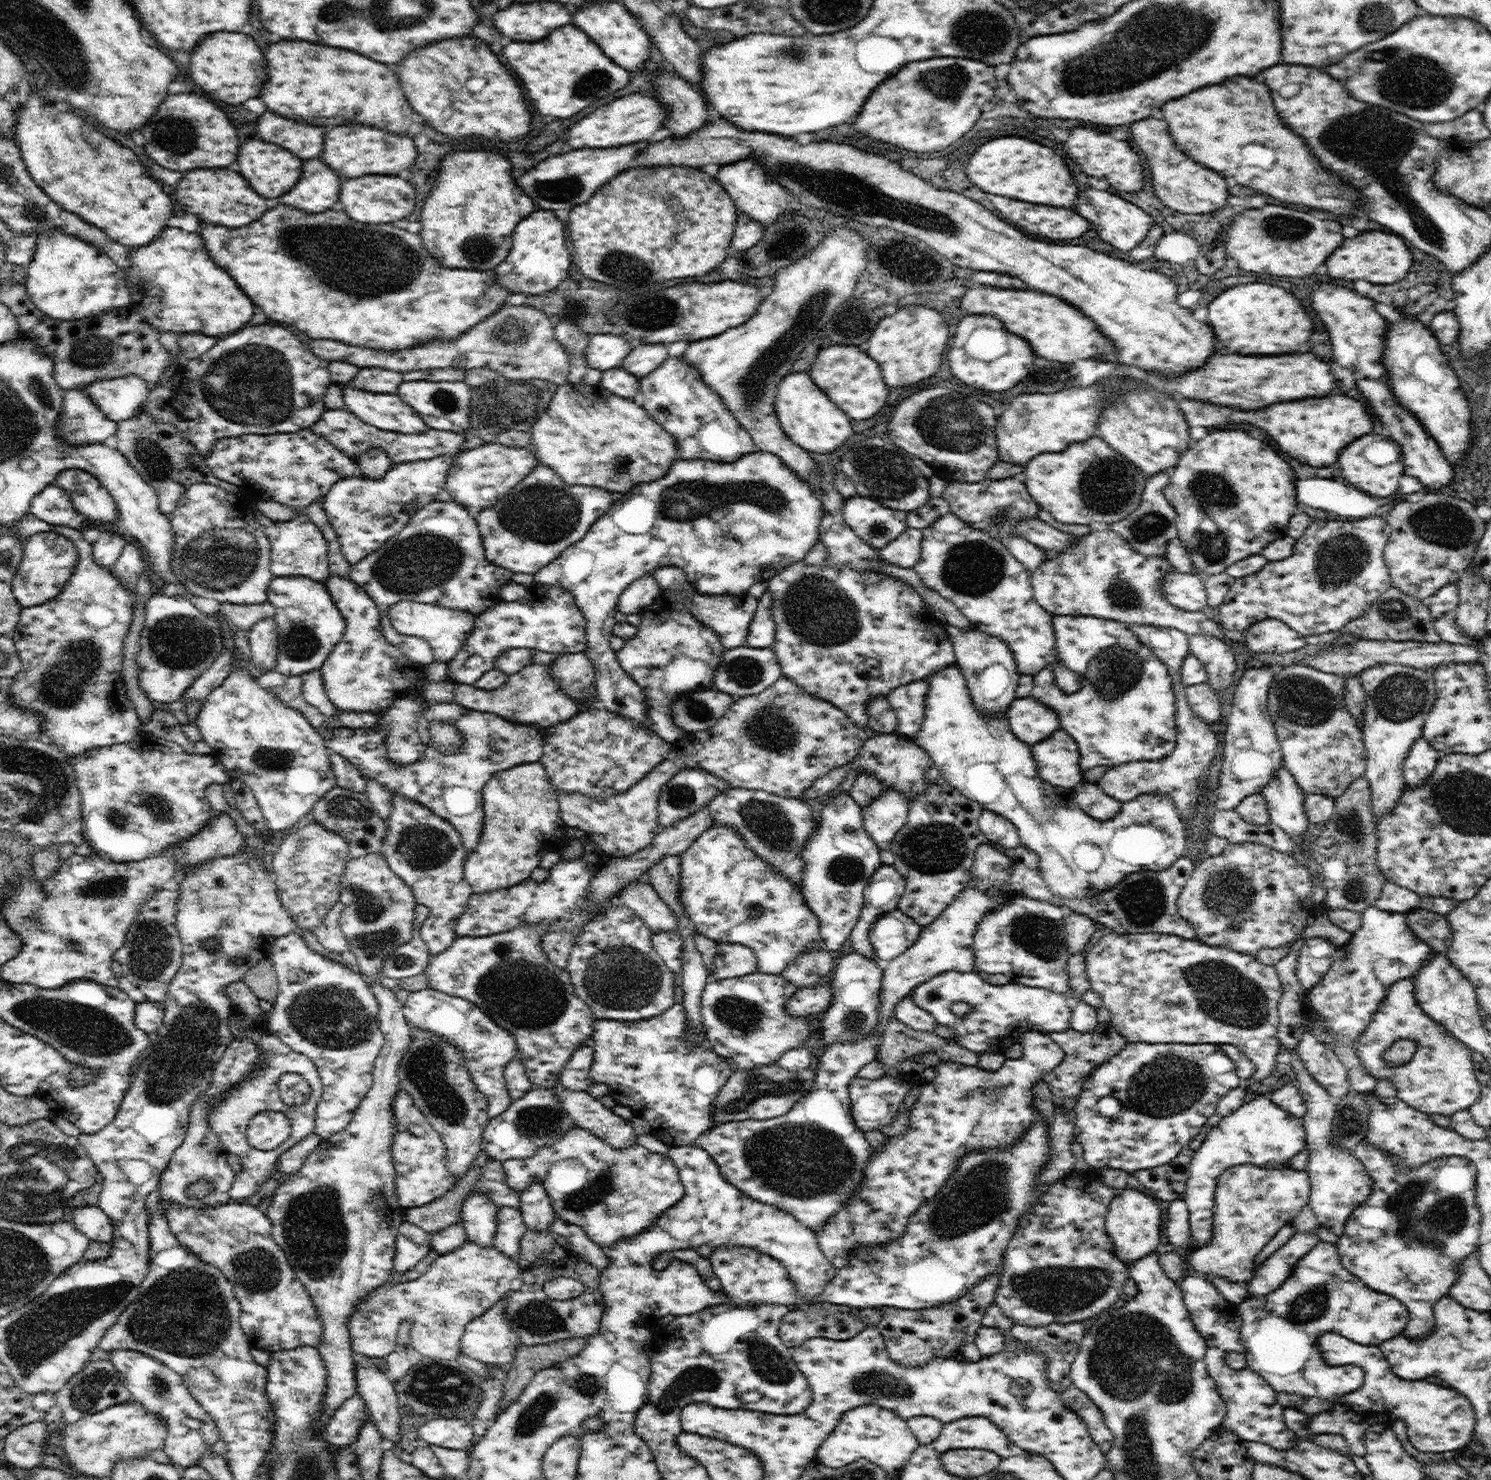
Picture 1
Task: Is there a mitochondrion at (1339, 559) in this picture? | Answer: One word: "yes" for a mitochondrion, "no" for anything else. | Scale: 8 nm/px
yes

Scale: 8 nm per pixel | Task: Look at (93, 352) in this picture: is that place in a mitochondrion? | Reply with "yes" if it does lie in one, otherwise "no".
yes

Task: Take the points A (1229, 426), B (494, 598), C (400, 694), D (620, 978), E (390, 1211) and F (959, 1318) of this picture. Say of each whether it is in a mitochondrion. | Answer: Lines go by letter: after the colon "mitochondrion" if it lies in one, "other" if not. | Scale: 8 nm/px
A: other
B: other
C: other
D: mitochondrion
E: other
F: other

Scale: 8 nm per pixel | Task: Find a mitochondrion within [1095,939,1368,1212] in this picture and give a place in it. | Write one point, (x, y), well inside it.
(1220, 990)

